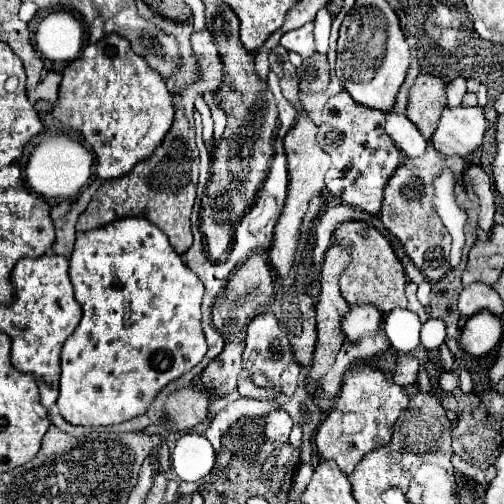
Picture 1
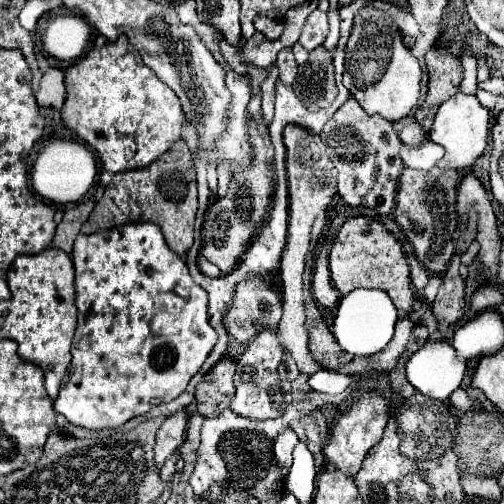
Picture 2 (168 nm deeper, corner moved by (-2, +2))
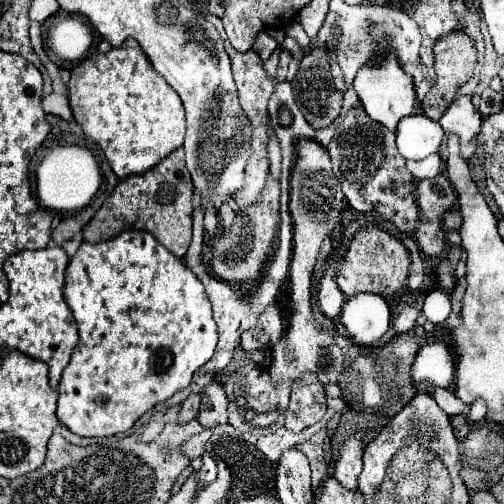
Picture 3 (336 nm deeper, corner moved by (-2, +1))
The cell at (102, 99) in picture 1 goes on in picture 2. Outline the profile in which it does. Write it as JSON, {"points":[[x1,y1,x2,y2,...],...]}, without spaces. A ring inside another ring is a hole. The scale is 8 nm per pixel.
{"points":[[124,34,102,48,90,48,66,70,62,120,96,148,106,172,142,168,180,140,184,112,178,96,148,68]]}

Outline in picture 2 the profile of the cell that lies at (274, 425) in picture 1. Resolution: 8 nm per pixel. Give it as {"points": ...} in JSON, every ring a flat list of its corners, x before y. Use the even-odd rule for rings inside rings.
{"points":[[284,428,274,440,274,454,276,454,276,460,280,462,280,466,284,470,282,472,284,478,288,476,288,470,292,464,292,448,296,446,296,442,298,442,298,436,294,434,292,428]]}

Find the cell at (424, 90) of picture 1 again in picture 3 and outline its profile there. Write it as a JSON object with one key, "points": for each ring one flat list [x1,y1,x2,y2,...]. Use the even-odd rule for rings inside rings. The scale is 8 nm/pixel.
{"points":[[452,31,434,45,434,57,436,57,438,77,436,77,436,85,432,87,432,91,422,99,422,111,426,117,438,121,444,115,446,107,452,103,458,87,462,87,472,77,474,67,476,67,476,47,474,47,472,37,468,37,464,31]]}

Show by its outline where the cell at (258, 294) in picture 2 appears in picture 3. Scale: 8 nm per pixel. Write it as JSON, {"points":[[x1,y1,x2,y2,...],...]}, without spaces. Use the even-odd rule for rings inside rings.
{"points":[[268,307,260,315,256,329,242,335,242,343,240,345,242,345,242,349,246,353,252,353,256,349,276,345,282,339,282,335,284,335,284,325,282,325,280,311,276,307]]}

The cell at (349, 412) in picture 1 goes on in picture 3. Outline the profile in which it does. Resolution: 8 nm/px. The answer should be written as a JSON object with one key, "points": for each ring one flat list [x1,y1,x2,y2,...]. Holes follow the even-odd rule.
{"points":[[358,431,344,443,334,471,334,477,340,479,340,483,350,491,358,491,358,475,362,471,362,453,364,453,362,439,364,439,364,433]]}

